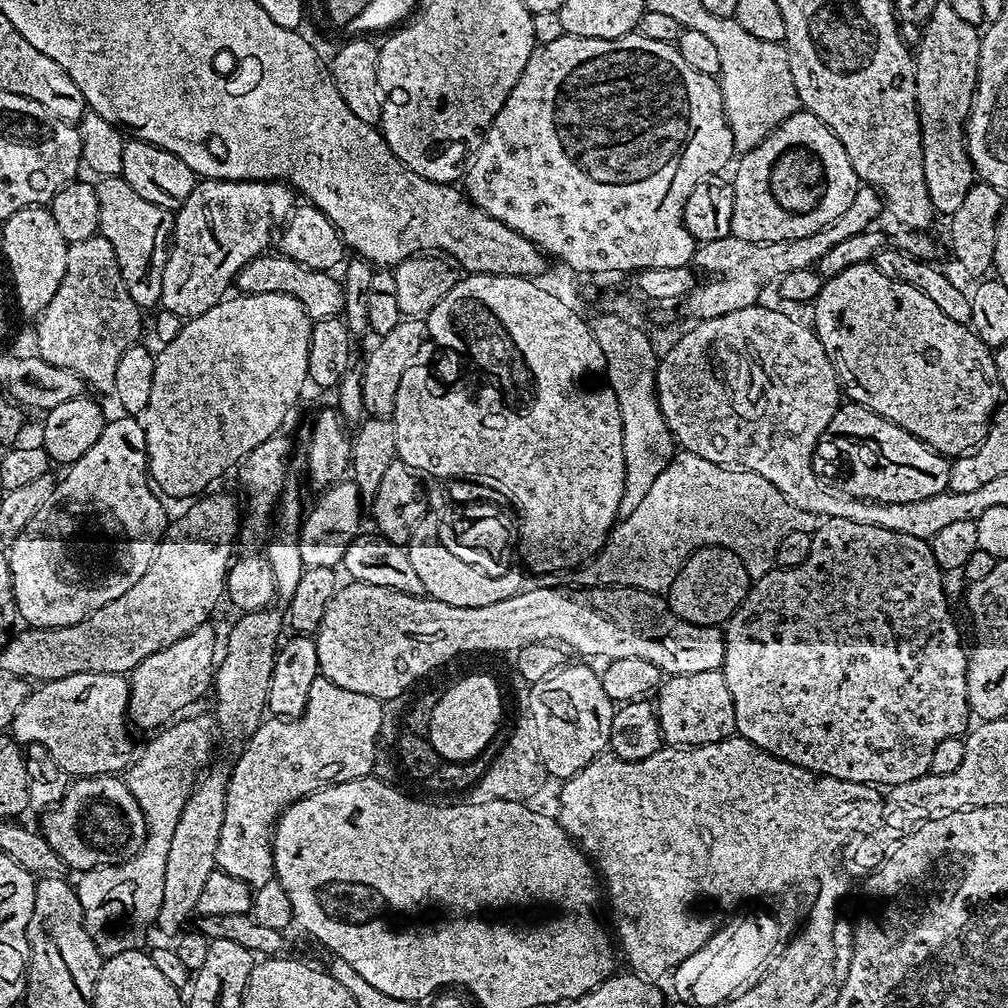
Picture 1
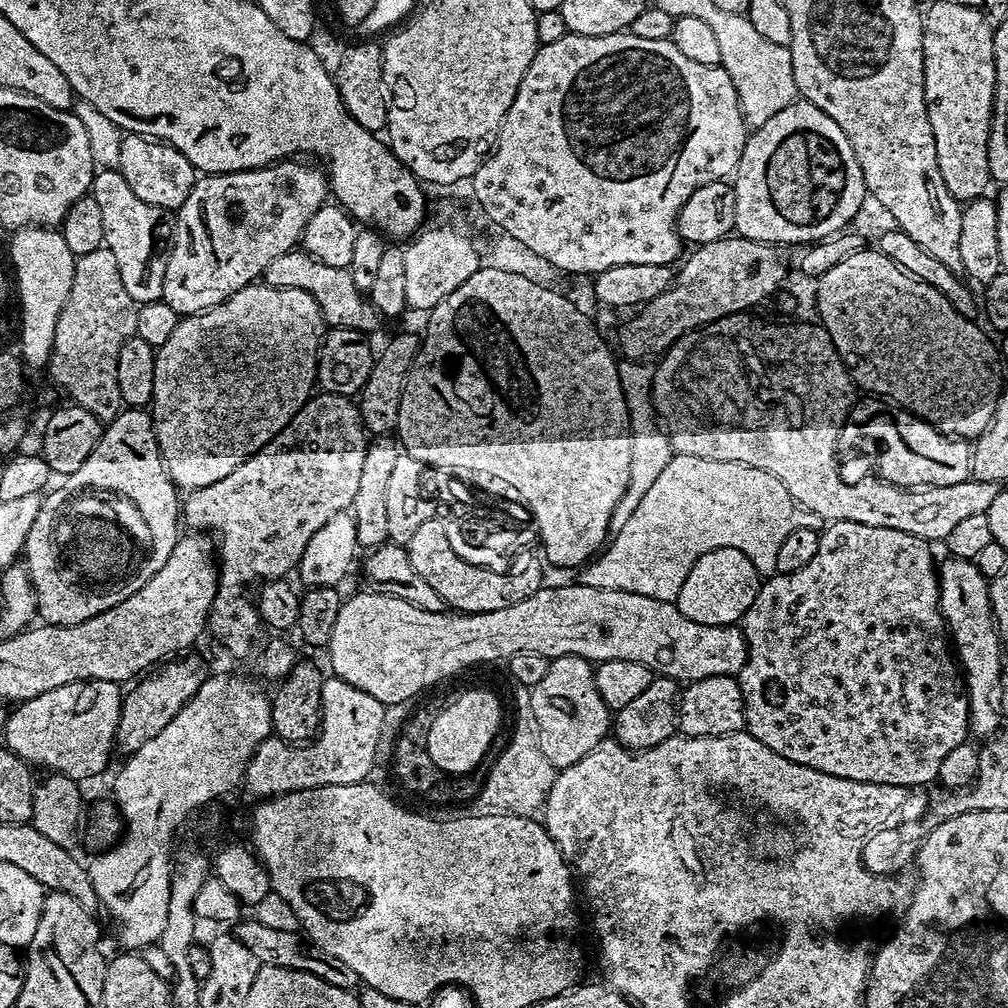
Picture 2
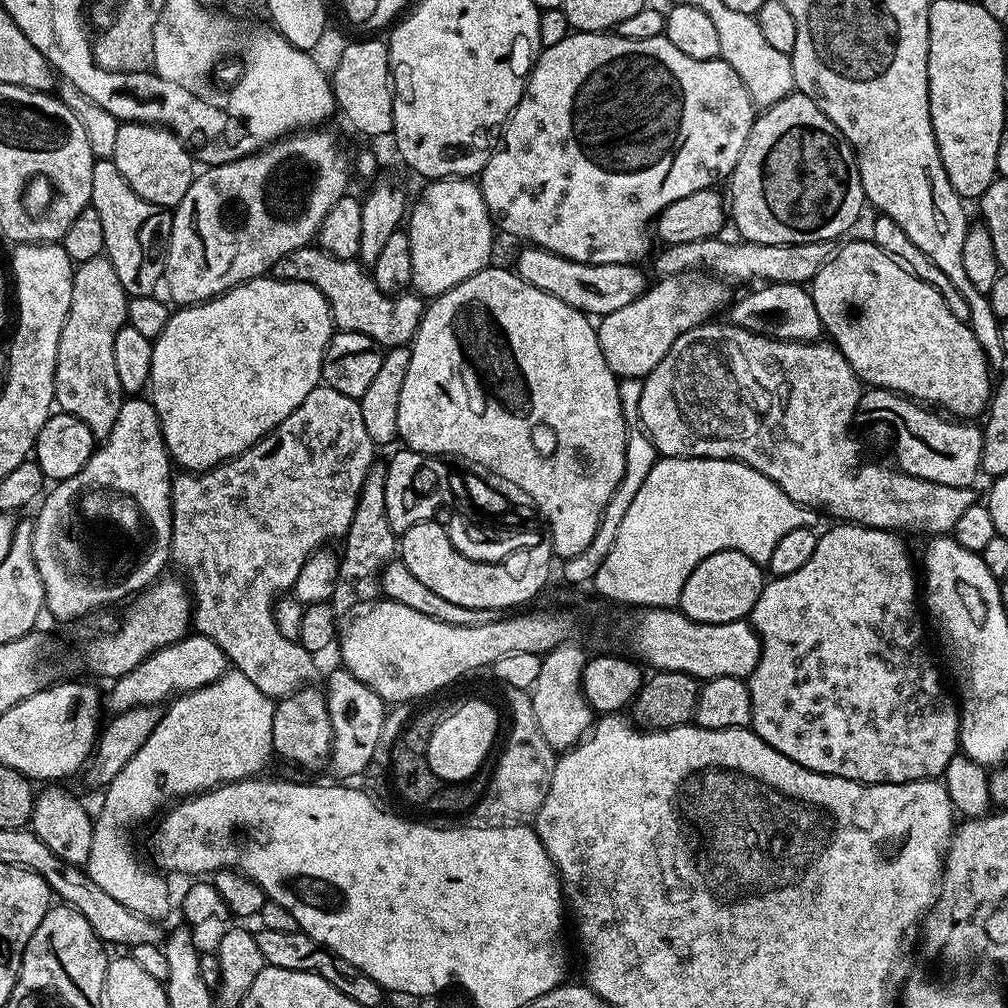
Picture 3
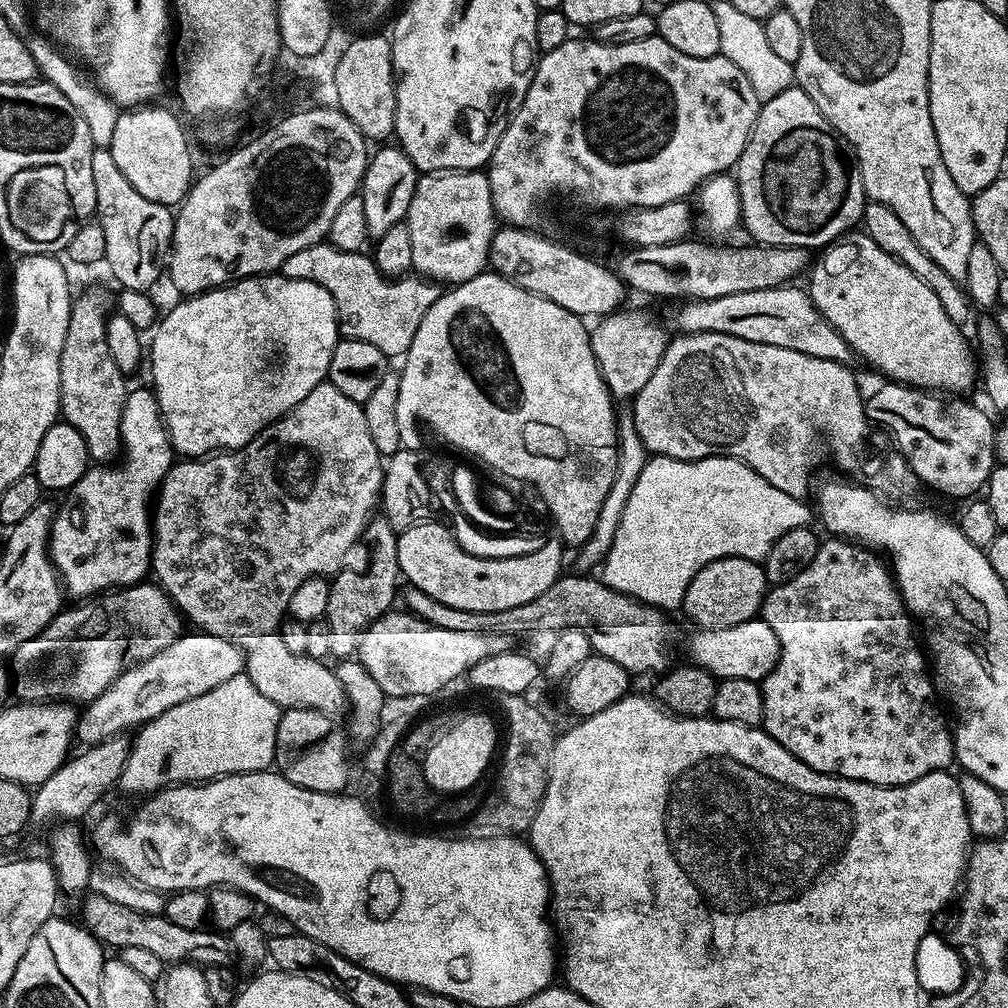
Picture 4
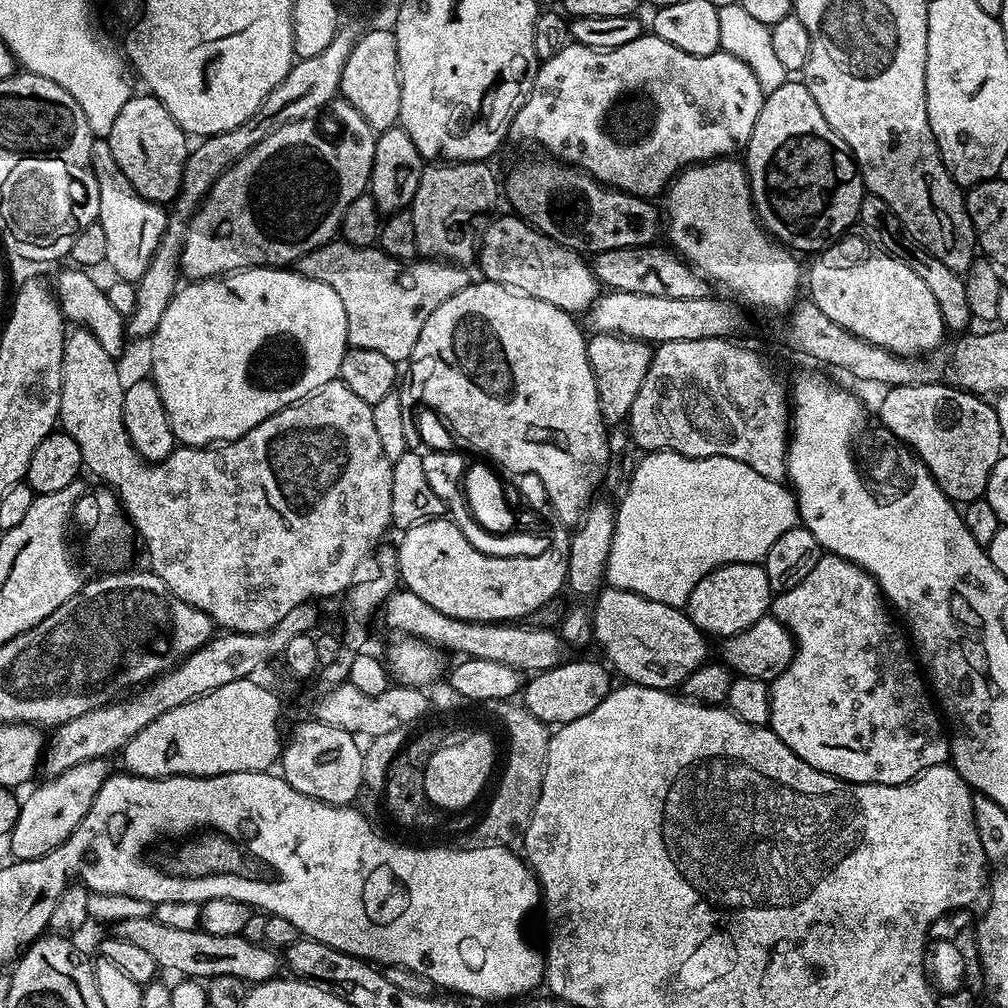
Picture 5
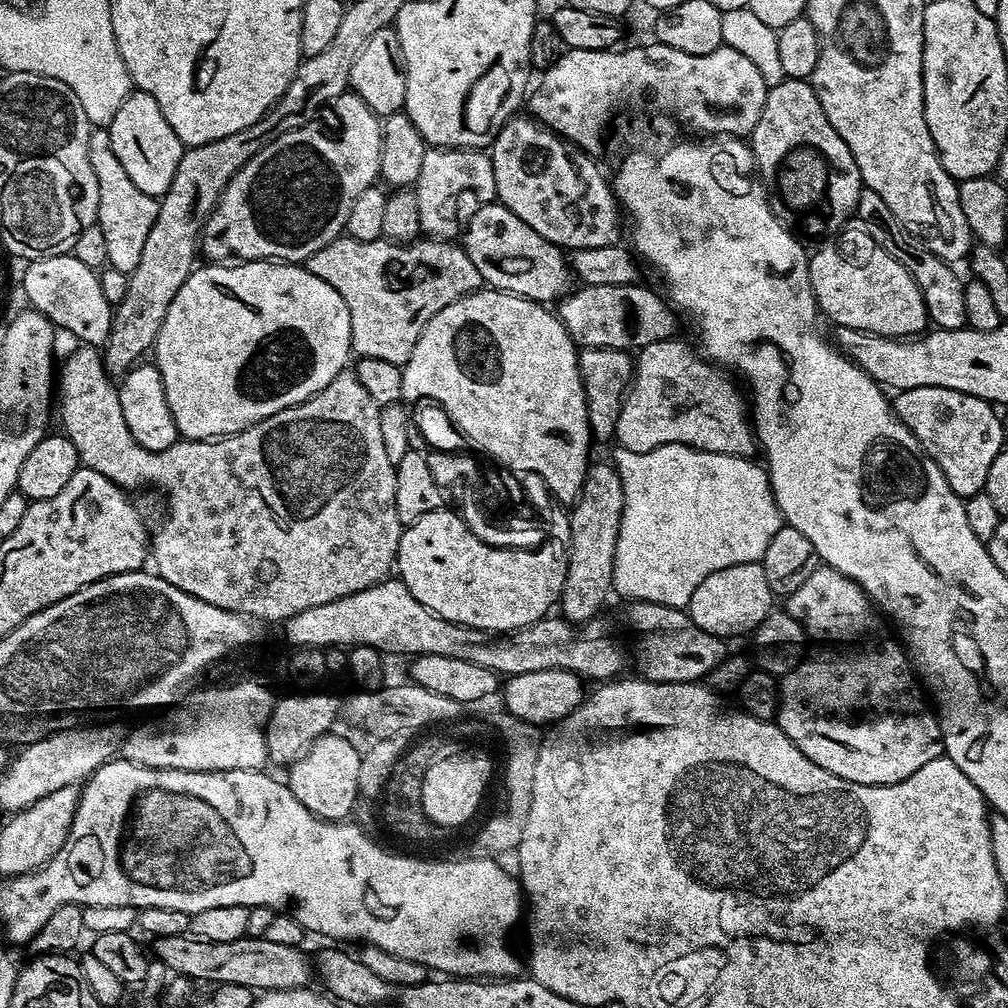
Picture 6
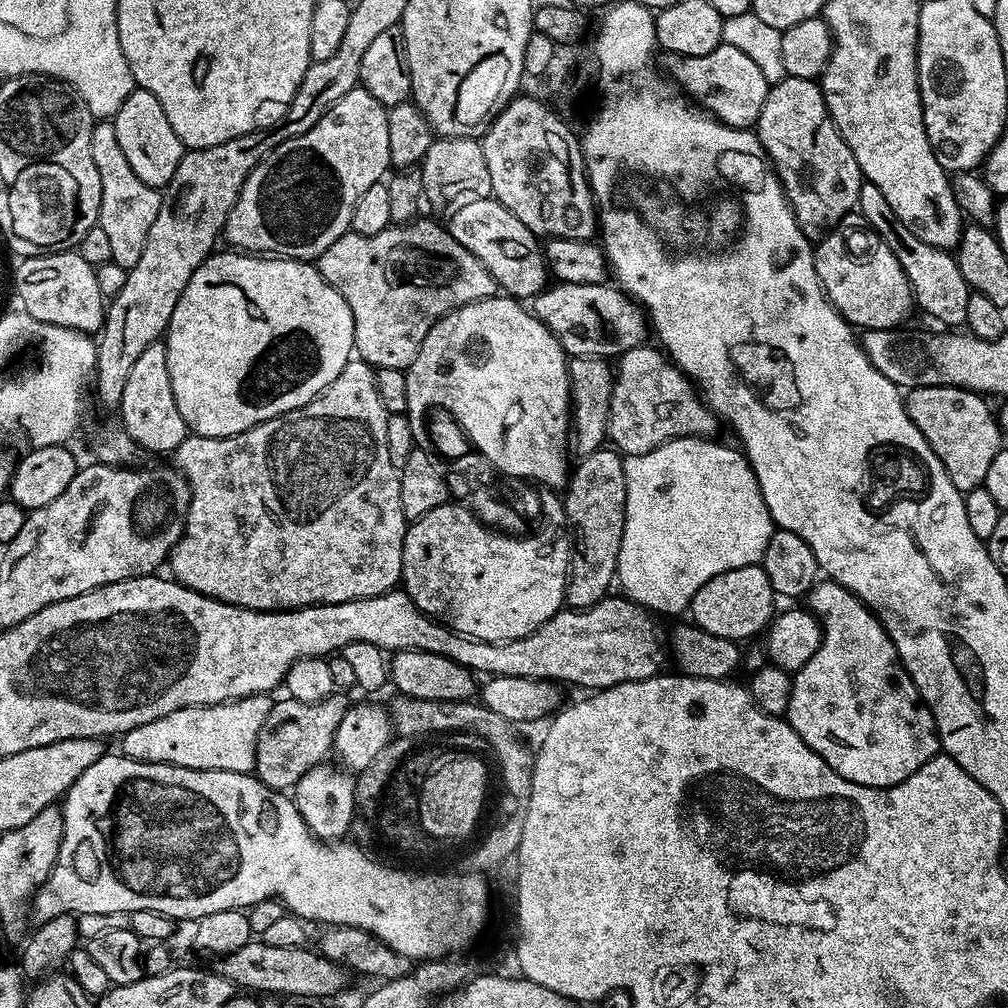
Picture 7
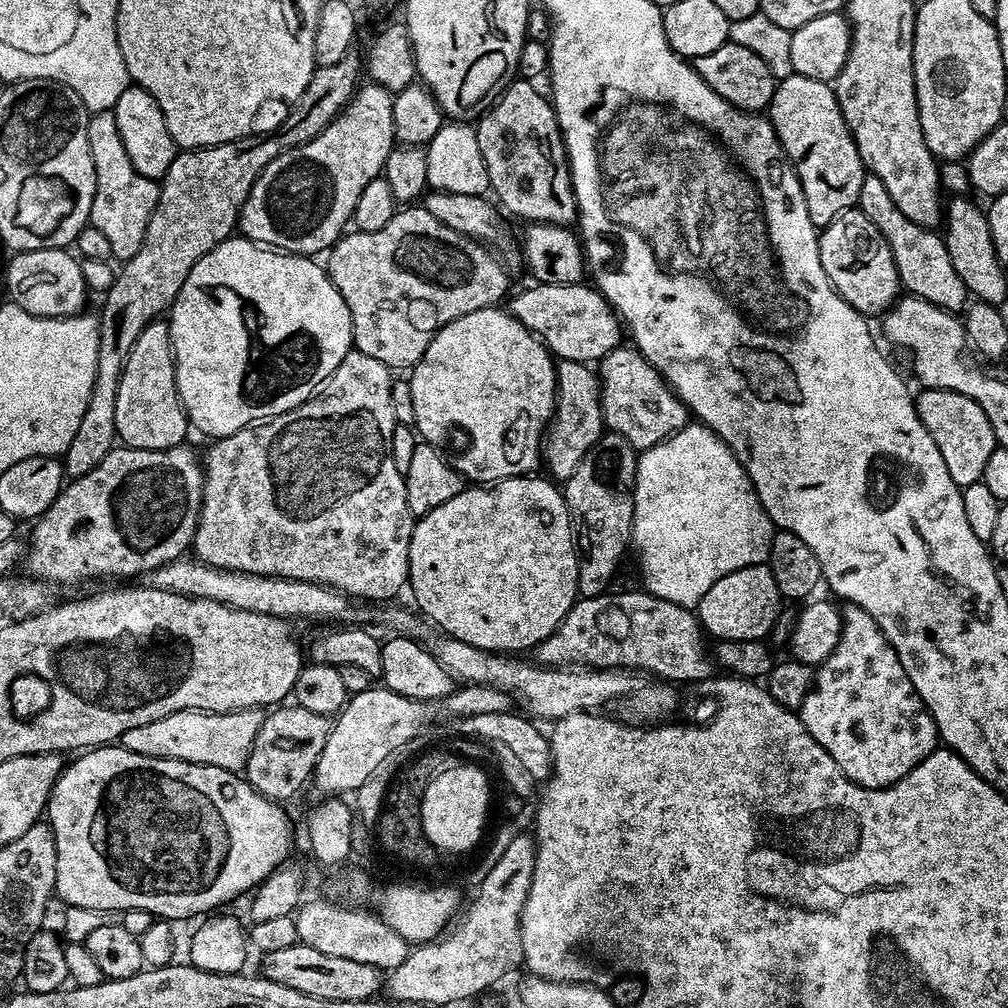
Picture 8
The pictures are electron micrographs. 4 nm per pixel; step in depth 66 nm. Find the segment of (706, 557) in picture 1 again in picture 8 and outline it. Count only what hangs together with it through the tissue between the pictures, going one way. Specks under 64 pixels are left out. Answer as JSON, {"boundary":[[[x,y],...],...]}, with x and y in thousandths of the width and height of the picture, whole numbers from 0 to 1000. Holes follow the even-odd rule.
{"boundary":[[[761,559],[740,562],[736,565],[728,565],[728,569],[720,569],[720,573],[712,573],[692,600],[692,614],[701,630],[710,635],[758,635],[761,627],[770,622],[770,612],[776,602],[776,592],[768,577],[768,569]]]}

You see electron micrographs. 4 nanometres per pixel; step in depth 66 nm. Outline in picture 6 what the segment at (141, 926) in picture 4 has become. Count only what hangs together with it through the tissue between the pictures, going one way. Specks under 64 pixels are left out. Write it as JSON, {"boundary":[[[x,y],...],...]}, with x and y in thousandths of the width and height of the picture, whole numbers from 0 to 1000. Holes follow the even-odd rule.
{"boundary":[[[189,927],[154,930],[154,951],[164,955],[168,965],[191,974],[203,972],[206,978],[232,974],[235,978],[248,978],[255,985],[275,984],[289,980],[307,979],[312,960],[297,939],[275,938],[264,935],[261,929],[241,929],[232,935],[208,935]]]}

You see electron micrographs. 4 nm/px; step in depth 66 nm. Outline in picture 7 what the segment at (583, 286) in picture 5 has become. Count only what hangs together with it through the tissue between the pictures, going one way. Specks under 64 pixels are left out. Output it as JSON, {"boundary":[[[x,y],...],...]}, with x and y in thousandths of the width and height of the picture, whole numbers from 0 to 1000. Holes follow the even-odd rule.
{"boundary":[[[464,196],[456,204],[442,218],[444,231],[458,240],[458,244],[462,244],[462,248],[466,248],[466,252],[470,252],[470,256],[482,264],[482,268],[486,268],[493,283],[509,296],[530,296],[540,289],[546,271],[540,261],[537,239],[522,224],[522,220],[518,220],[518,216],[510,216],[510,212],[506,212],[506,208],[502,208],[502,204],[490,196]]]}

